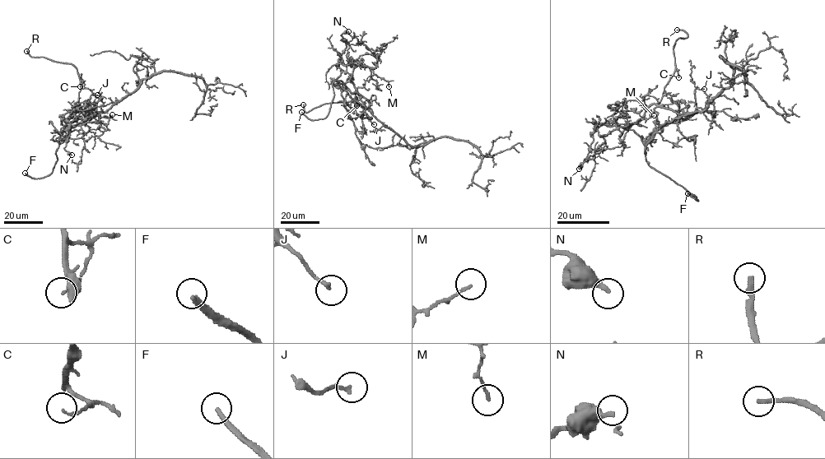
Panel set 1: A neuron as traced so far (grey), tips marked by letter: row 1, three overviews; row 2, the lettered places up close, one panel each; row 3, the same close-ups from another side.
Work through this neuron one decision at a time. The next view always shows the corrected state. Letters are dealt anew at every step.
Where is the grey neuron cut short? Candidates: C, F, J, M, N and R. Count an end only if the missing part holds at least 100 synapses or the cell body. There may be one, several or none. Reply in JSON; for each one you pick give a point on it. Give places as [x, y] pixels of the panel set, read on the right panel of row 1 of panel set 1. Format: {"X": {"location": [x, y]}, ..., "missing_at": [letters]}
{"F": {"location": [687, 193]}, "R": {"location": [677, 30]}, "missing_at": ["F", "R"]}

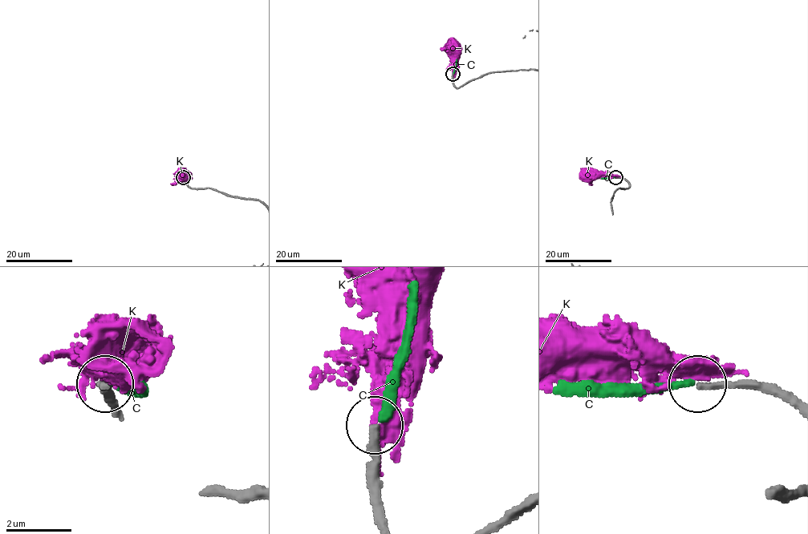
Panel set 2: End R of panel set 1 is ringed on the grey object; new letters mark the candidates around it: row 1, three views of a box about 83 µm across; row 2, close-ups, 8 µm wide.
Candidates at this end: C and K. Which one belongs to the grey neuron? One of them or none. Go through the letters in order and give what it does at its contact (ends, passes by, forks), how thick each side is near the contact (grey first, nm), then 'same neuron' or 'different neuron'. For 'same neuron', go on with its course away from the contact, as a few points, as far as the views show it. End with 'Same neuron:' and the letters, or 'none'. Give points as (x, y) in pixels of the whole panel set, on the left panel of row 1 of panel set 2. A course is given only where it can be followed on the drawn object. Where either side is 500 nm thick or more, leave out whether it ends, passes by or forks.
C: it ends; calibres 220 and 240 nm; different neuron
K: it passes by; calibres 240 and 400 nm; different neuron
Same neuron: none

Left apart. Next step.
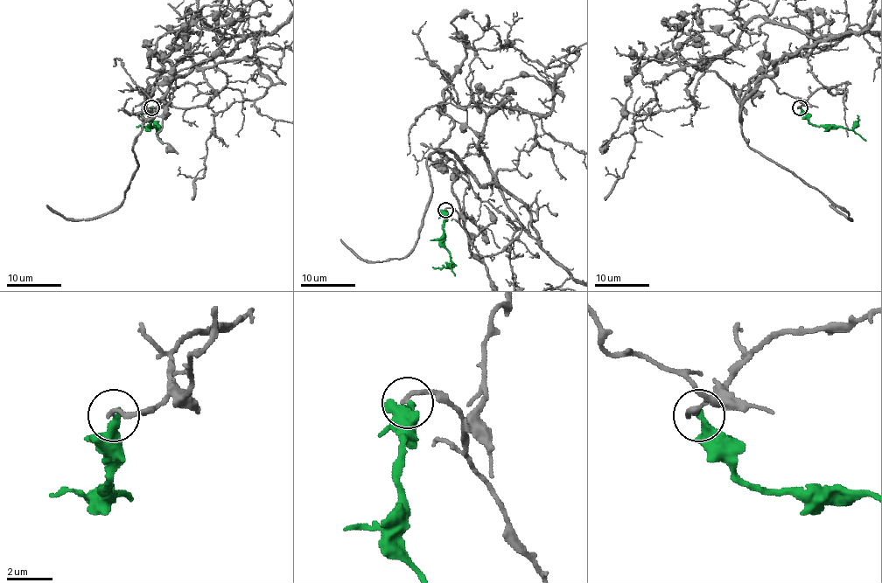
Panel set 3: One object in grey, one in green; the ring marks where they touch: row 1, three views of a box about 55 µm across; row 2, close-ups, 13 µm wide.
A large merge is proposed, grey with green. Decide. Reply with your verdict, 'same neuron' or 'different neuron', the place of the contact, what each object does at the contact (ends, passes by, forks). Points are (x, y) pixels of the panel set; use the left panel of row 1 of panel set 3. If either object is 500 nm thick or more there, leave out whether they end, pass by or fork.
different neuron; place (151, 107); grey ends; green ends

